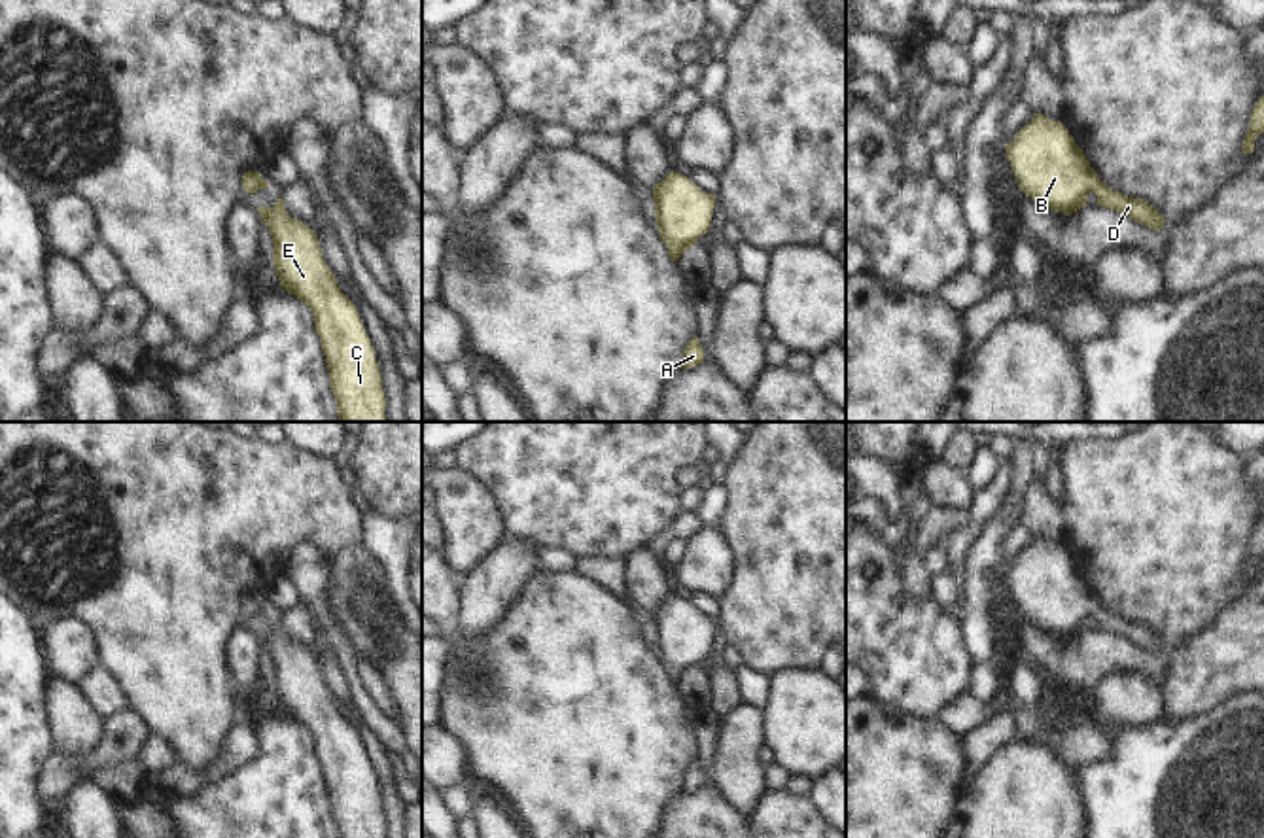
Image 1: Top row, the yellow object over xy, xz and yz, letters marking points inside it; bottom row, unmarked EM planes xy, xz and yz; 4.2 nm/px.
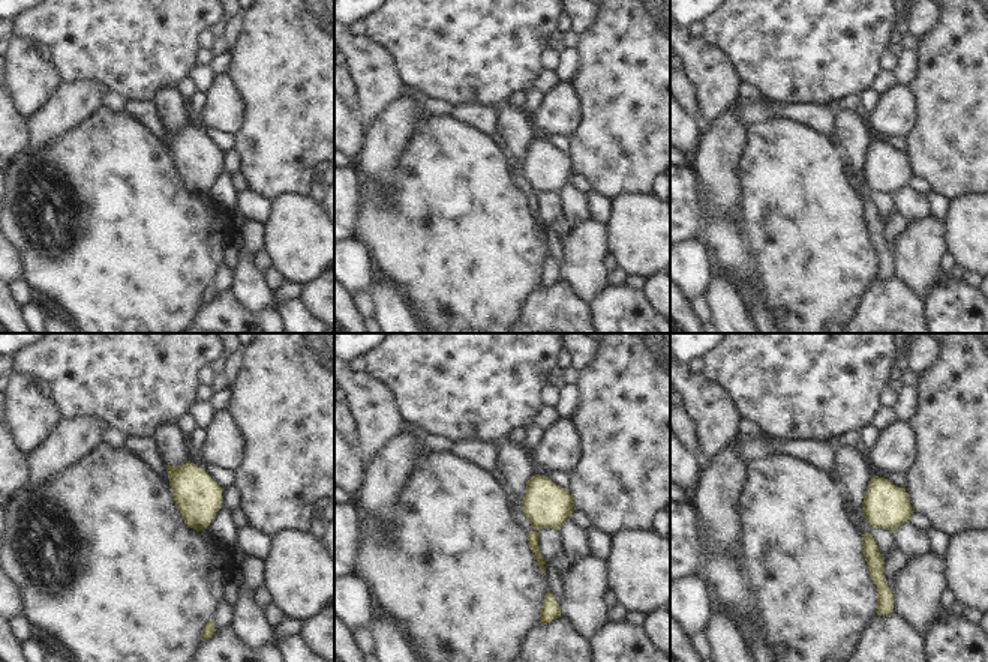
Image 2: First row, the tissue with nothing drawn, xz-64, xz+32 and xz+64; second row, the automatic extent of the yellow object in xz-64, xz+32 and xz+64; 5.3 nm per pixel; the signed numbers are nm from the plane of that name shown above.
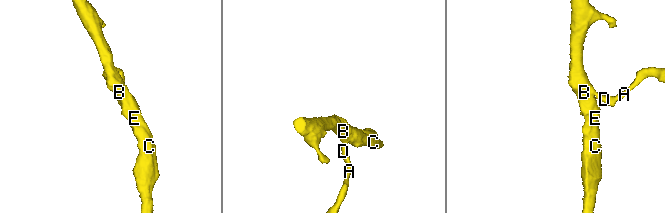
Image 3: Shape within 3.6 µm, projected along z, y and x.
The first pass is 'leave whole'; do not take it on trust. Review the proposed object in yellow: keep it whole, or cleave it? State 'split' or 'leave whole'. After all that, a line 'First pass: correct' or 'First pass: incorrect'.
leave whole
First pass: correct

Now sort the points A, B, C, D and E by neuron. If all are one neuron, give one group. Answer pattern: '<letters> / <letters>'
A B C D E

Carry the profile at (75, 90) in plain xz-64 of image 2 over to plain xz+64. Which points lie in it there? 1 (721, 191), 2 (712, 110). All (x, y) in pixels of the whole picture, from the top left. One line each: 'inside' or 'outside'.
1: inside
2: outside

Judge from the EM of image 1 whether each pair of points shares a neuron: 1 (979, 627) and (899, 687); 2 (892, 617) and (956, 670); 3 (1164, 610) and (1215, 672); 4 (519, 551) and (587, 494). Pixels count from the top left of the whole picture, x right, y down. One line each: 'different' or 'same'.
1: different
2: same
3: different
4: different

